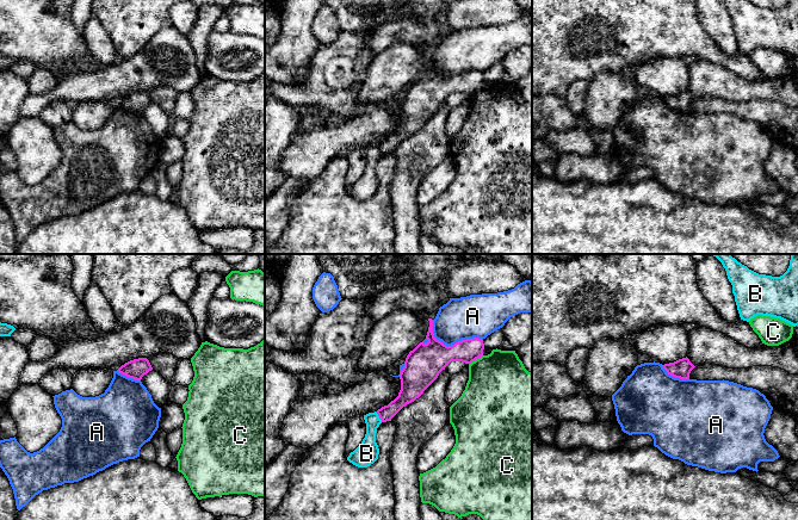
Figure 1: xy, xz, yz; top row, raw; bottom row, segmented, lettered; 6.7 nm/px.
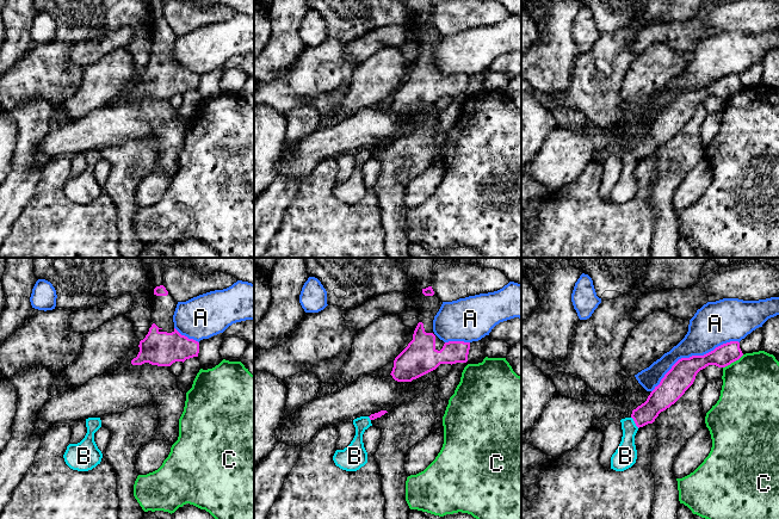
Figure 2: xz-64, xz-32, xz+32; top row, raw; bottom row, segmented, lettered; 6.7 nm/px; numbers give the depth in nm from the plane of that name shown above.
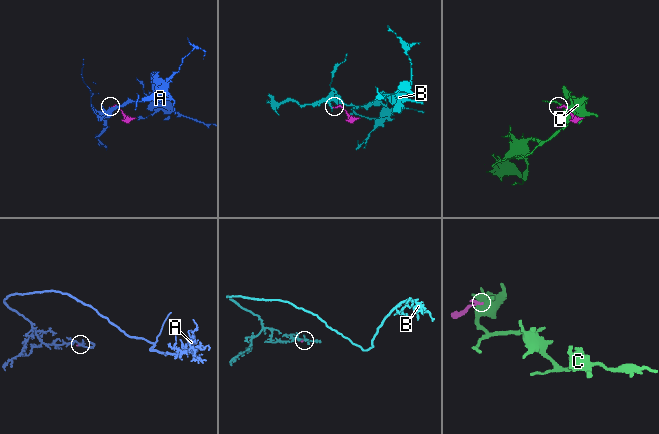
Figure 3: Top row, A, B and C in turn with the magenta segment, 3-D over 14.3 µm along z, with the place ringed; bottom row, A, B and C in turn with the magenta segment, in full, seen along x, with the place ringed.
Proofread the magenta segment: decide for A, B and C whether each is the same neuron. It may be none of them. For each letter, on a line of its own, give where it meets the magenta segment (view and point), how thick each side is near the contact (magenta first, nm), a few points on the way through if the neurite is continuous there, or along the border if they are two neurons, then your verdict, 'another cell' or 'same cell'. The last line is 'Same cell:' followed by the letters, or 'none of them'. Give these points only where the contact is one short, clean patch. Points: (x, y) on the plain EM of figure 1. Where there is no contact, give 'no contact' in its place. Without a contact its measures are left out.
A: xz (450, 79) | 240/280 nm | another cell
B: xz (378, 148) | 120/140 nm | along xz (375, 144), (382, 154) | another cell
C: xz (475, 92) | 180/440 nm | along xz (482, 87), (469, 97) | another cell
Same cell: none of them

